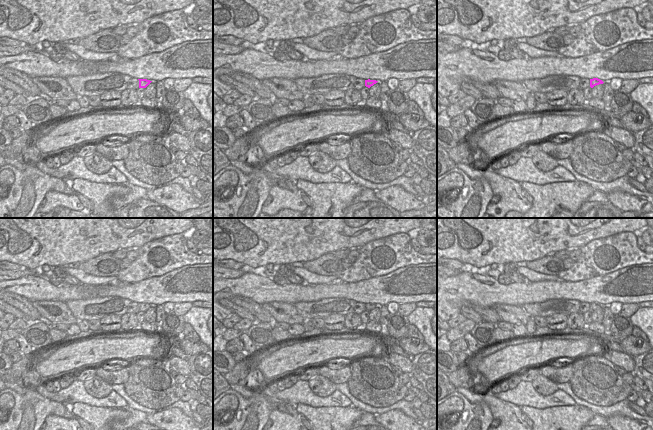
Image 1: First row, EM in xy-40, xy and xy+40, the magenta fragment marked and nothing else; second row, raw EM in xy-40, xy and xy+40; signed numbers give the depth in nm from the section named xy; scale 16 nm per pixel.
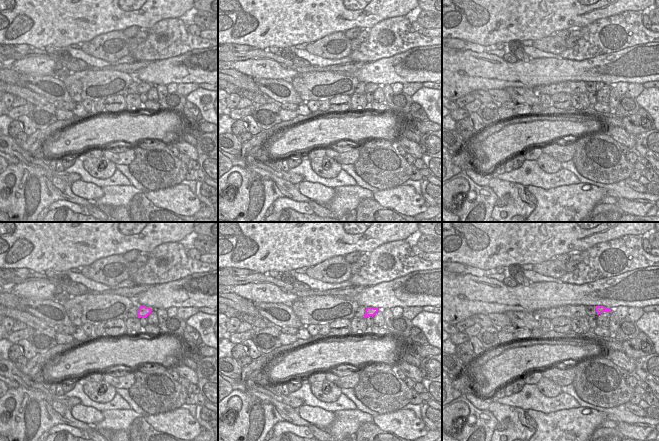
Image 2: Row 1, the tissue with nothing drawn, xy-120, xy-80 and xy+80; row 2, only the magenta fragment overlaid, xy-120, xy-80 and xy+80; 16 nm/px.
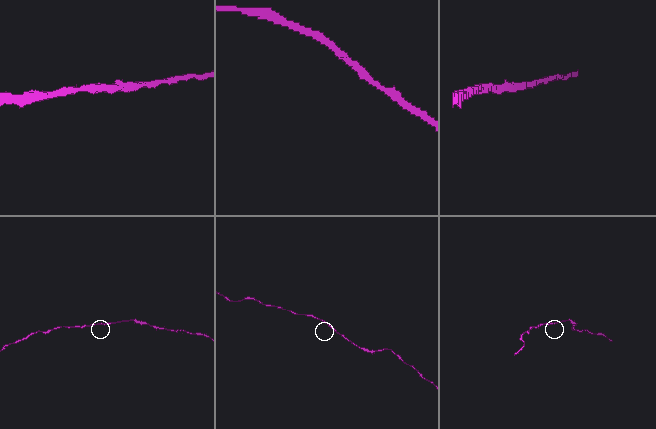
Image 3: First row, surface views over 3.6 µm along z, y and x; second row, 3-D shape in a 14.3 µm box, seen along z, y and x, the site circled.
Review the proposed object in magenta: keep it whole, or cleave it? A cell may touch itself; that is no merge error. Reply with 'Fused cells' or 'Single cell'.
Single cell

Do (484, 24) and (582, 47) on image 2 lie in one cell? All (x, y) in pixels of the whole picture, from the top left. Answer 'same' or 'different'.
different

